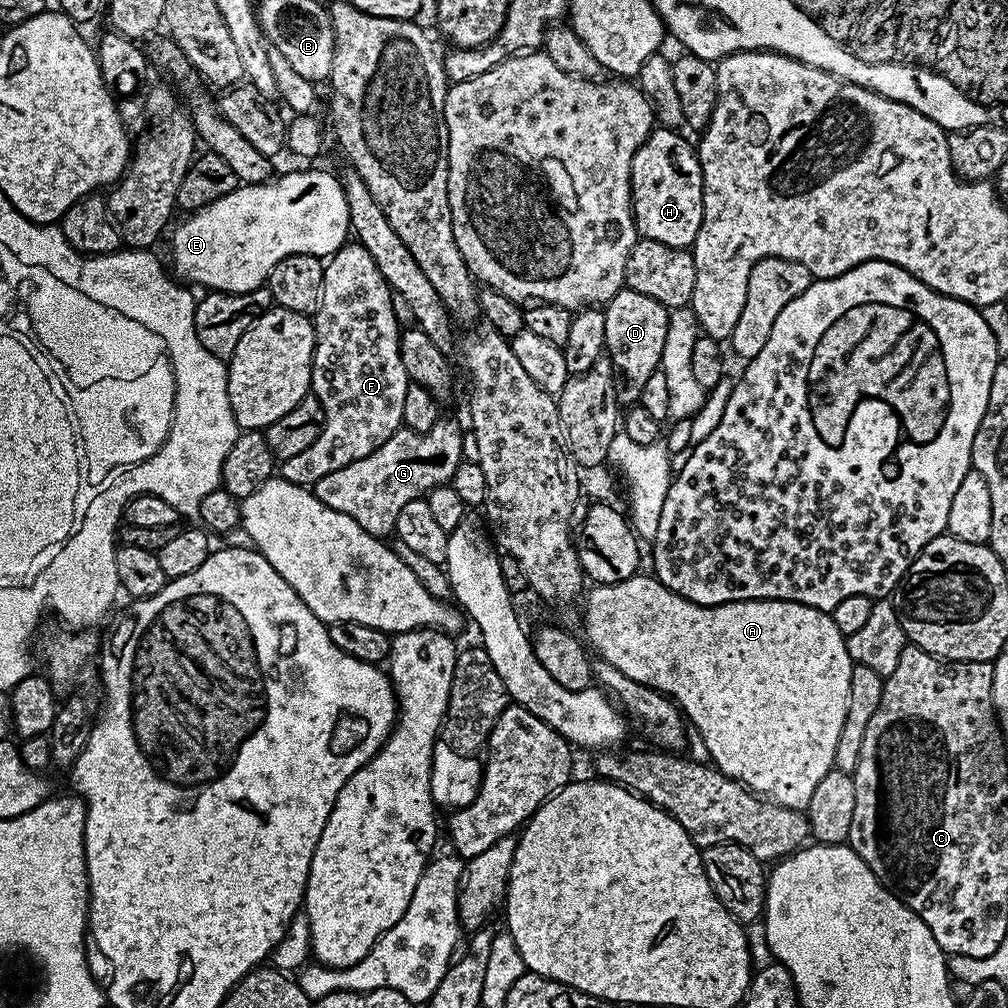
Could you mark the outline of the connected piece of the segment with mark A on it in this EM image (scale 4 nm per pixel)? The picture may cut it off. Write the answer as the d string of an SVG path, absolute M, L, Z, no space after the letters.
M637 574L617 584L598 584L587 589L583 597L585 600L582 636L590 645L591 651L599 659L614 666L614 670L622 670L626 678L645 684L648 688L671 698L676 707L684 713L694 732L696 727L696 732L708 751L707 759L720 771L725 772L731 780L740 781L761 797L773 800L784 808L807 809L818 782L822 782L822 778L826 778L826 774L834 767L834 750L838 747L838 734L842 734L842 722L846 722L846 706L850 694L853 662L848 653L848 641L840 633L838 626L834 626L831 615L789 600L739 600L714 606L695 604L674 594L674 590L662 586L662 582L657 580L655 575L644 575Z

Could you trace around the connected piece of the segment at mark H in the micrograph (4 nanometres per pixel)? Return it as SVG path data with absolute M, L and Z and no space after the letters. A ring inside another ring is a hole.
M663 126L657 127L648 136L648 141L634 154L632 163L632 217L636 231L643 239L663 242L666 246L691 249L698 238L698 230L704 217L704 179L699 151L680 136L679 131Z

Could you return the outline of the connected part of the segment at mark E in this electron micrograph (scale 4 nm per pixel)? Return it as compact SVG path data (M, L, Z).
M288 172L278 176L262 184L240 184L207 208L197 208L185 215L188 217L171 229L172 260L176 263L175 275L181 281L192 286L201 284L204 290L214 292L249 292L265 287L268 276L282 258L294 254L331 258L344 247L350 236L350 225L341 181L328 172Z

